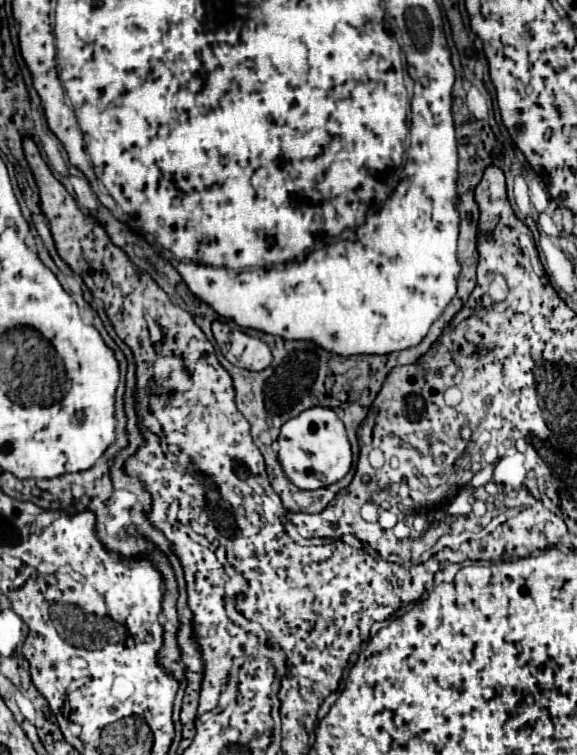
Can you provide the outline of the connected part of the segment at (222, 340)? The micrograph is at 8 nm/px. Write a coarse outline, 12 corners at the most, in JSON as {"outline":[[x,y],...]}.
{"outline":[[214,322],[224,358],[238,368],[264,370],[266,342],[226,322]]}

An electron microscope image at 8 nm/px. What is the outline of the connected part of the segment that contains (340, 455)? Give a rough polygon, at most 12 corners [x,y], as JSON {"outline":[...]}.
{"outline":[[338,414],[288,420],[278,460],[302,490],[342,480],[352,448]]}

